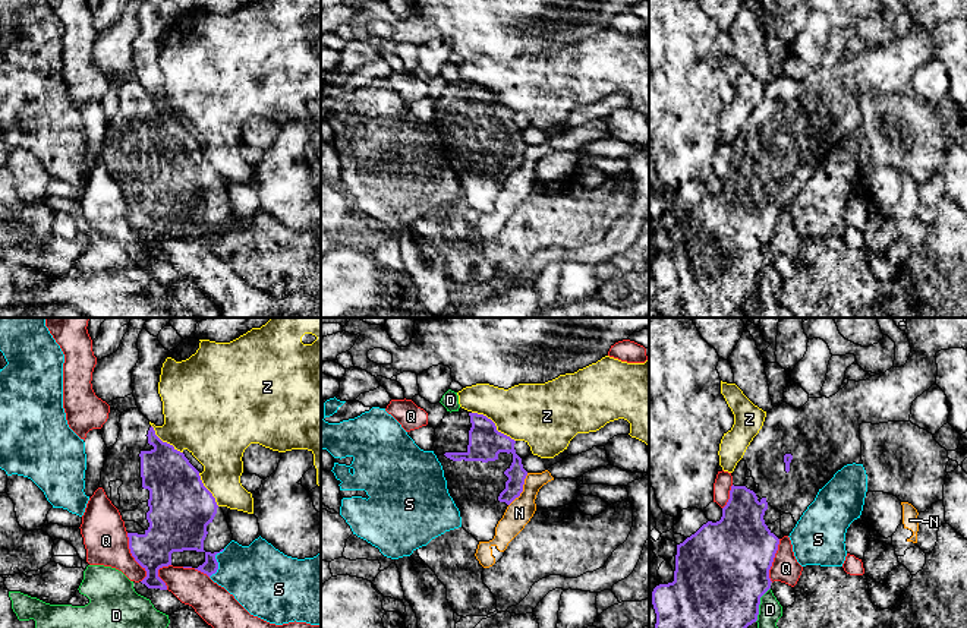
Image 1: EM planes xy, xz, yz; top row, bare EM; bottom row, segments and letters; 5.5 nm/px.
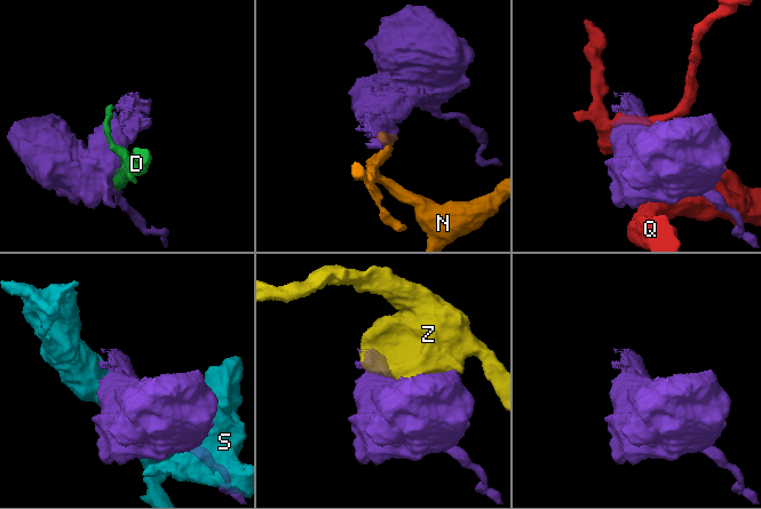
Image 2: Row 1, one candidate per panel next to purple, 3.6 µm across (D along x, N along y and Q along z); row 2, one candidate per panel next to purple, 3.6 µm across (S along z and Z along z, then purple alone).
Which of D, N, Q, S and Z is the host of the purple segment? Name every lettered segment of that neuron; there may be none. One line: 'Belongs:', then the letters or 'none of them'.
Belongs: none of them

